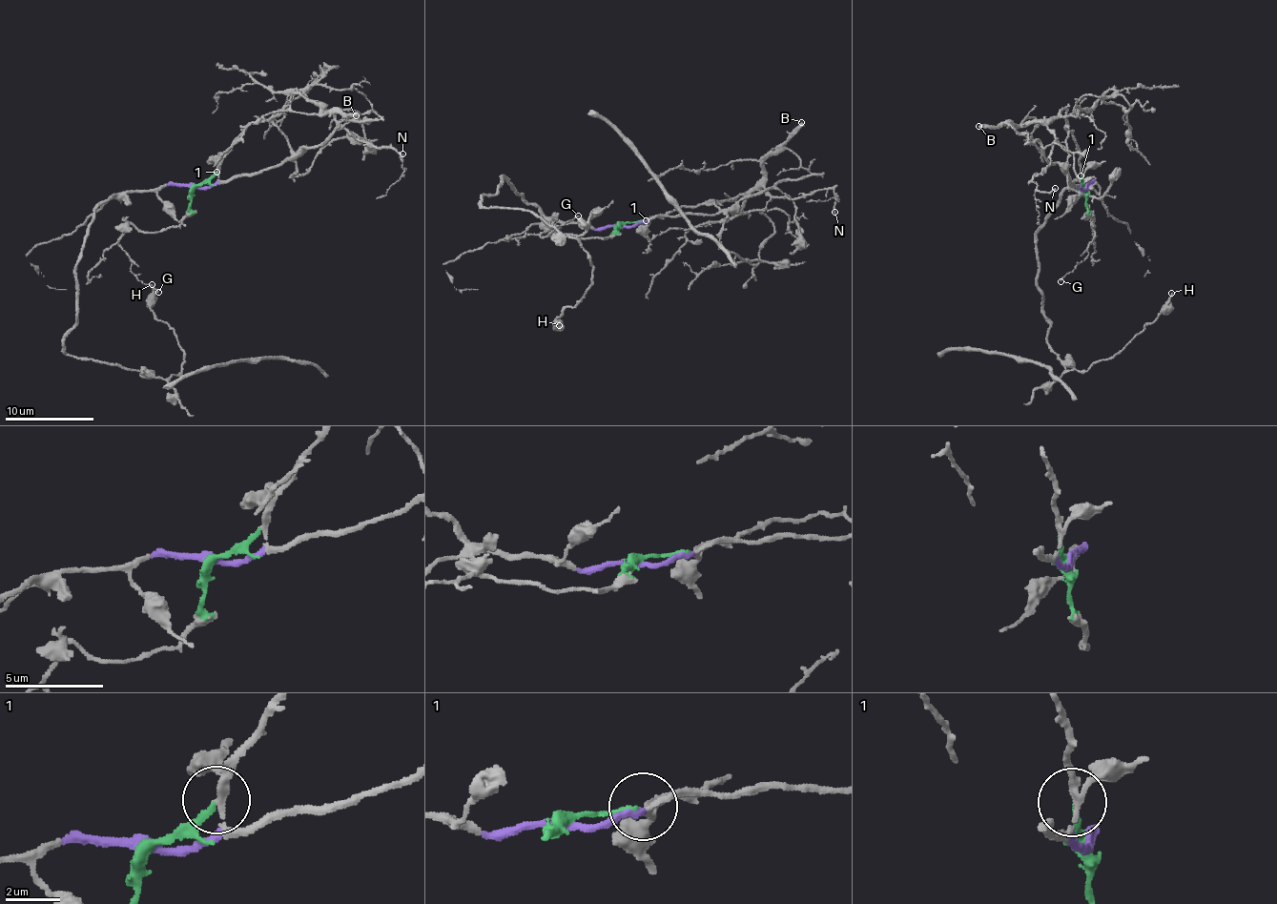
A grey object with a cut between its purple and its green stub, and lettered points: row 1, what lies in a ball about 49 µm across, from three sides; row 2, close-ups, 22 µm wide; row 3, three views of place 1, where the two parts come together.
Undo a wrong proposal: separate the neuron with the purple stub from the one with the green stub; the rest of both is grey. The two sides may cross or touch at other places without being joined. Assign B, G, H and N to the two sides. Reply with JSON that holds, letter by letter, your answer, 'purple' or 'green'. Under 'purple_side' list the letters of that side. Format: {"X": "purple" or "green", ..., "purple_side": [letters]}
{"B": "green", "G": "green", "H": "purple", "N": "green", "purple_side": ["H"]}

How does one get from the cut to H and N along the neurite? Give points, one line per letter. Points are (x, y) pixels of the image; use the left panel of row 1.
H: (194, 187), (122, 191), (95, 210), (65, 353), (165, 380), (177, 375), (183, 350), (155, 318), (151, 283)
N: (194, 187), (250, 124), (270, 120), (296, 93), (357, 136), (402, 160), (401, 154)

